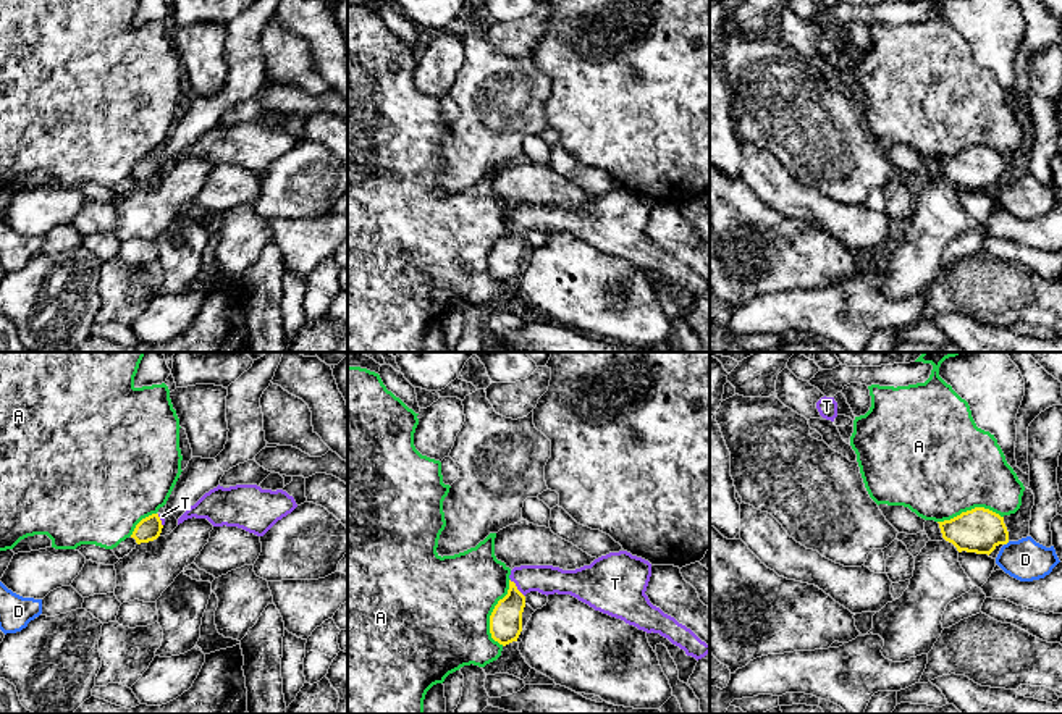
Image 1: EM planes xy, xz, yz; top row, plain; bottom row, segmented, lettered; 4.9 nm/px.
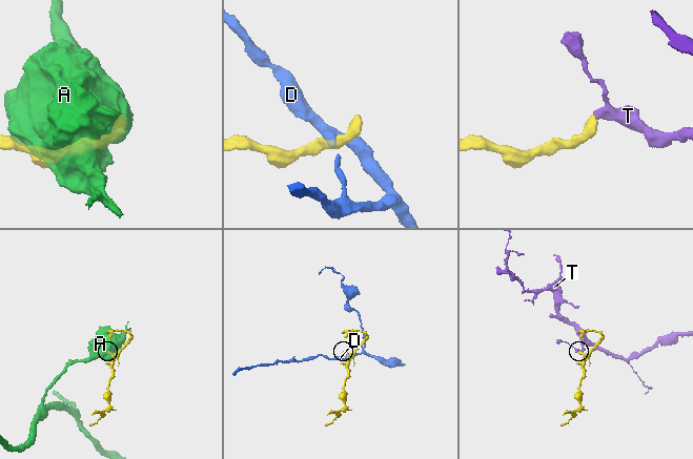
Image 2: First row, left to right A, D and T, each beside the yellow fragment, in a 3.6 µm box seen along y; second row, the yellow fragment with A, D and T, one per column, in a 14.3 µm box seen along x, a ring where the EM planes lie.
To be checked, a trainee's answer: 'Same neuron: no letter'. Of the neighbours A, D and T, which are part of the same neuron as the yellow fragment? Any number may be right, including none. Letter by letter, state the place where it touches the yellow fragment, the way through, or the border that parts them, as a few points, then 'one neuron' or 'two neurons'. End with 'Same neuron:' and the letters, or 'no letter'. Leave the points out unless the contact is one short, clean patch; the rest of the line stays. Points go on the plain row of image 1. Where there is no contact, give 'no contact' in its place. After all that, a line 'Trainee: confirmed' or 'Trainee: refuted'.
A: meets yellow in xz at (492, 251); two neurons
D: meets yellow in yz at (1006, 181); two neurons
T: meets yellow in xz at (516, 226); runs through xz (506, 257), (516, 236), (516, 226), (526, 217), (545, 217); one neuron
Same neuron: T
Trainee: refuted

